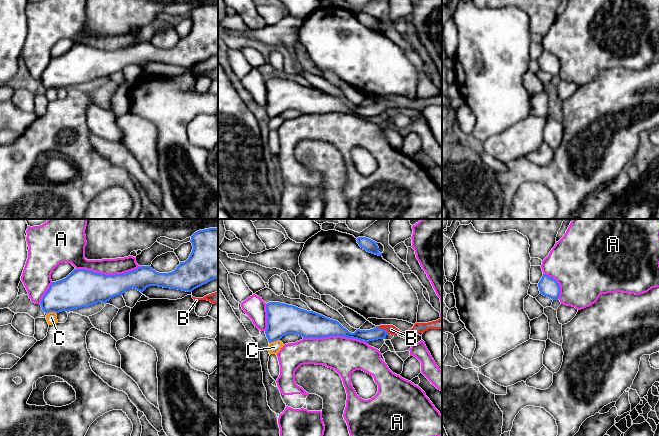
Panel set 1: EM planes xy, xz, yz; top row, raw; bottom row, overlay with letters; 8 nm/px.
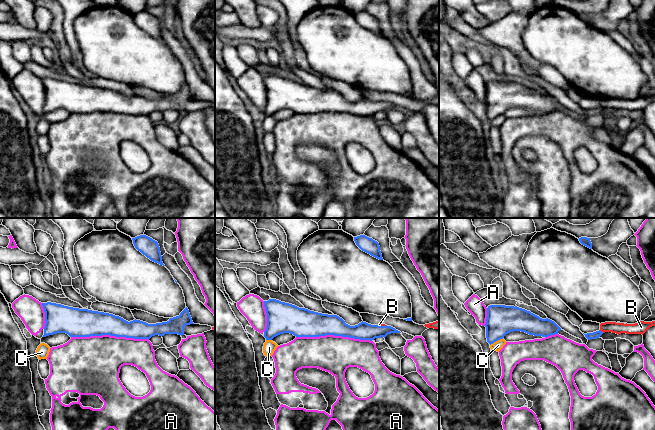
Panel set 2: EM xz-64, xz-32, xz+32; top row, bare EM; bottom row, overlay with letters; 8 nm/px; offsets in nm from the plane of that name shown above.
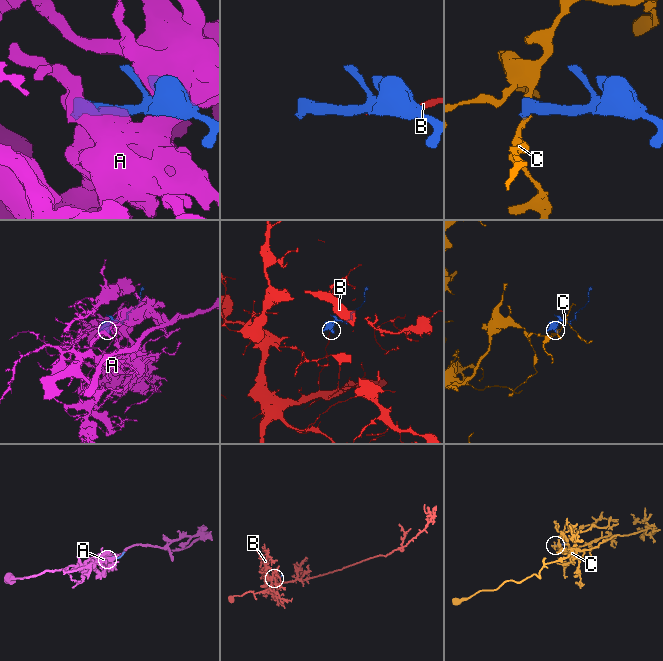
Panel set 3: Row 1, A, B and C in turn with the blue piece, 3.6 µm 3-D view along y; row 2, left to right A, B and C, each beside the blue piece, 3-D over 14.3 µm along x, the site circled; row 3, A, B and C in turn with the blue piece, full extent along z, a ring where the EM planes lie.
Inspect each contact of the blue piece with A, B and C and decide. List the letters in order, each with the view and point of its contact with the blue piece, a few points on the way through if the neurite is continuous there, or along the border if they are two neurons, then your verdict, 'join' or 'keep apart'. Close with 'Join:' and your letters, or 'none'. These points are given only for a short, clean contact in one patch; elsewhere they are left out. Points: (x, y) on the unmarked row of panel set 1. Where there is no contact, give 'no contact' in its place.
A: xy (108, 51) | keep apart
B: xz (382, 105) | keep apart
C: xz (274, 116) | along xz (279, 115), (269, 119) | keep apart
Join: none

